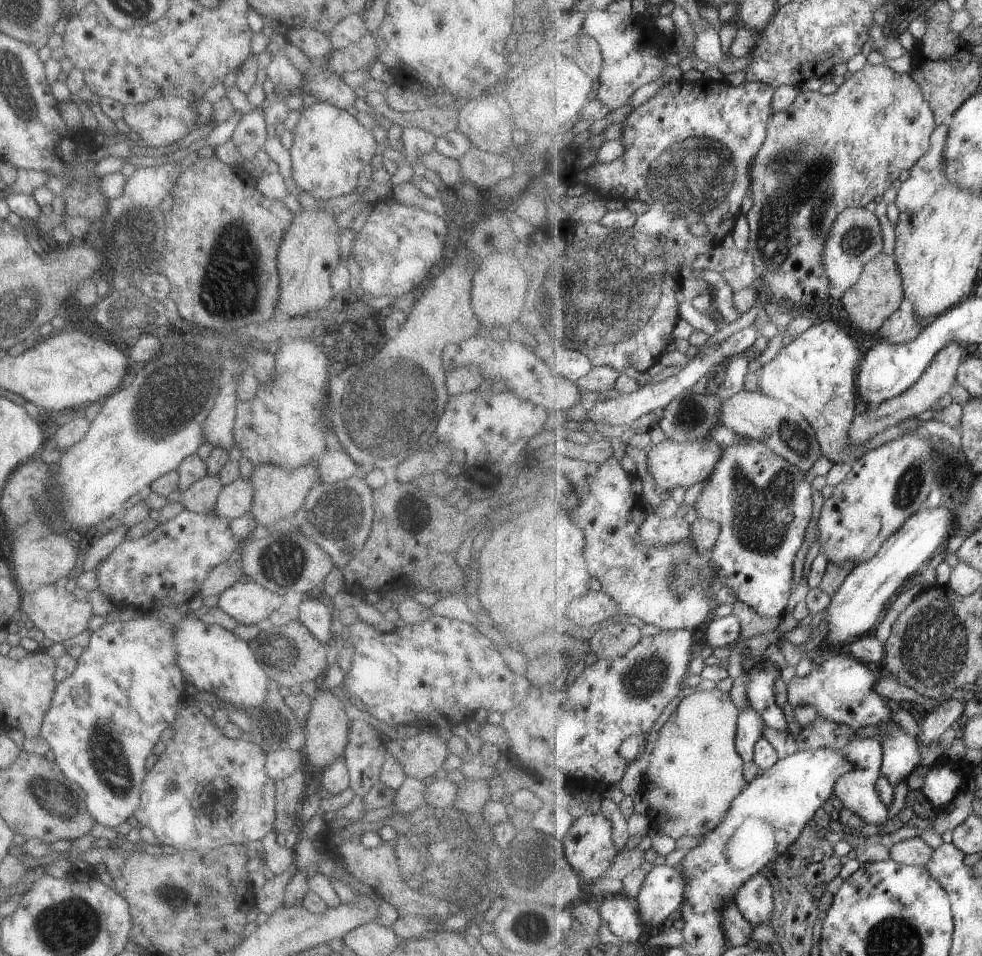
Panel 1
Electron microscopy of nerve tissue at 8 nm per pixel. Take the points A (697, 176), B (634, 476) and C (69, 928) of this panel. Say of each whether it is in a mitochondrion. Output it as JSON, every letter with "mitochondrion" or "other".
{"A":"mitochondrion","B":"other","C":"mitochondrion"}

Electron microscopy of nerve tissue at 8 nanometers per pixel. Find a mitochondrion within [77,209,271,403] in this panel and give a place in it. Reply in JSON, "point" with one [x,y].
{"point":[234,268]}

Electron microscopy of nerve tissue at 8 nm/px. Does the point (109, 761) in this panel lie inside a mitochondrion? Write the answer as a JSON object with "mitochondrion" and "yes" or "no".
{"mitochondrion":"yes"}

